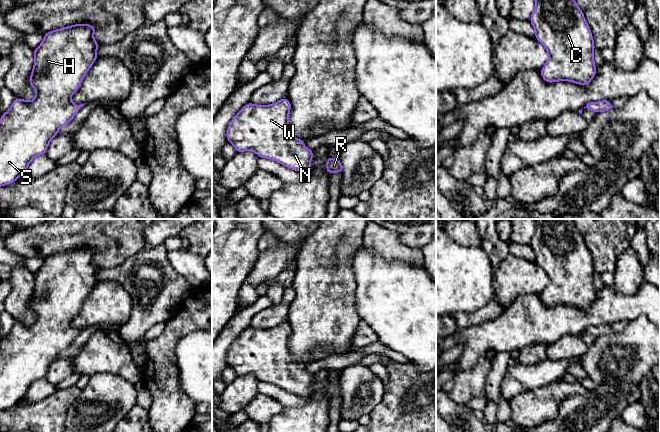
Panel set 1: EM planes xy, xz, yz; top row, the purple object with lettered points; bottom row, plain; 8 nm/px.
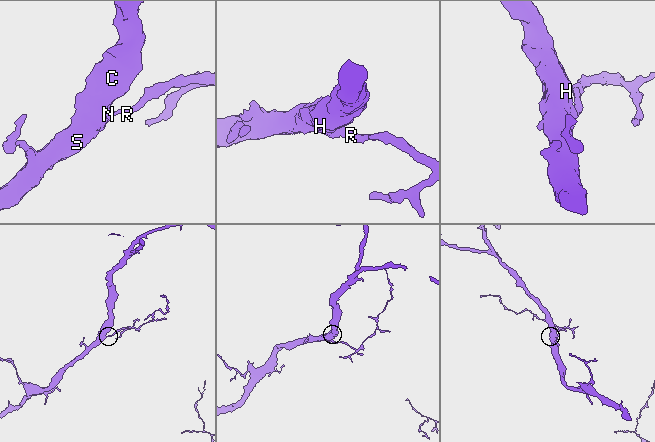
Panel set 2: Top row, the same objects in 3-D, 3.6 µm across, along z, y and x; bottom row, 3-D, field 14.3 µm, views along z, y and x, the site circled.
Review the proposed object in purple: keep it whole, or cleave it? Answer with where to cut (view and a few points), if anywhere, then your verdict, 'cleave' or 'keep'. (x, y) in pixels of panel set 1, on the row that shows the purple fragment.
no cut | keep

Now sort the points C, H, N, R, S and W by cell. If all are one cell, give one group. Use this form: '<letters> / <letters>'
C H N R S W

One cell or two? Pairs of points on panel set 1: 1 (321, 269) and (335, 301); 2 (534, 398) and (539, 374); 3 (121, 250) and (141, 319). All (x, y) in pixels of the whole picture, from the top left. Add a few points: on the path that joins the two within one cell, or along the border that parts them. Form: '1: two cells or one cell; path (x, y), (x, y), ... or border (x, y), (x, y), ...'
1: one cell; path (324, 277), (325, 291), (327, 293)
2: two cells; border (555, 381), (526, 390), (514, 396)
3: two cells; border (143, 247), (118, 265), (102, 269)

